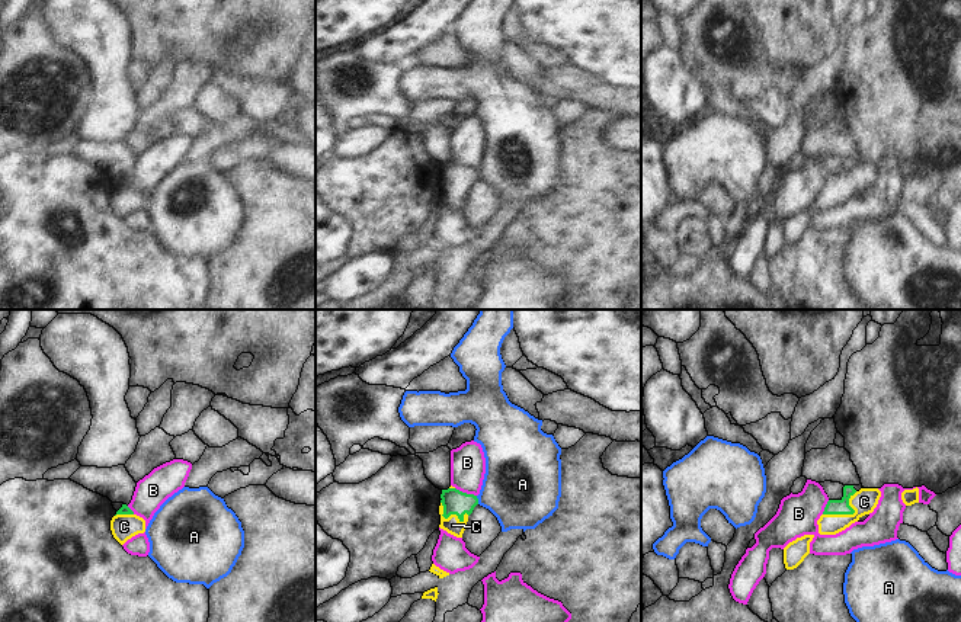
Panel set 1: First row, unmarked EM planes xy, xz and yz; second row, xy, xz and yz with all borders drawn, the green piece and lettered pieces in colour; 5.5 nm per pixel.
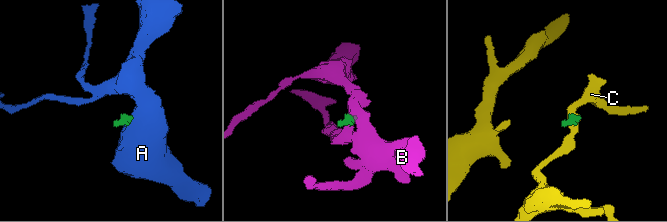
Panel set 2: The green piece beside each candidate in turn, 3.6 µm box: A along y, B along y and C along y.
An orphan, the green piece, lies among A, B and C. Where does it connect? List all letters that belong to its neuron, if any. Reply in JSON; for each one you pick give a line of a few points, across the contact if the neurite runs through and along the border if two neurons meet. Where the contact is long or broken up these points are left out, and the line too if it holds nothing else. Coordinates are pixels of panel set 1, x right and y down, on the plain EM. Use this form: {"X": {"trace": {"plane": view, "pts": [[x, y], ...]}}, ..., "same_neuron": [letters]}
{"C": {"trace": {"plane": "yz", "pts": [[842, 180], [848, 188], [864, 176]]}}, "same_neuron": ["C"]}

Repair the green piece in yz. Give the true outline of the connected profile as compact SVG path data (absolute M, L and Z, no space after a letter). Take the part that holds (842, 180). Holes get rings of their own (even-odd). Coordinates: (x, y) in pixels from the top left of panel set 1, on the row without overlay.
M853 160L843 161L843 171L840 174L829 174L823 189L817 195L820 209L836 209L852 198L858 196L862 190L869 189L878 179L881 166L878 163L861 163L856 166Z

